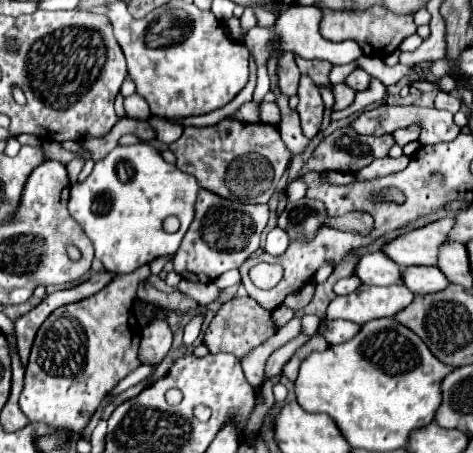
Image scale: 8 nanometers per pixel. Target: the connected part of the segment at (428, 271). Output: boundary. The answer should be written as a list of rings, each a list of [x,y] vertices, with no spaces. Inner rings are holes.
[[[408,267],[402,273],[404,285],[414,295],[428,295],[428,293],[440,293],[444,291],[450,281],[440,273],[438,267]]]

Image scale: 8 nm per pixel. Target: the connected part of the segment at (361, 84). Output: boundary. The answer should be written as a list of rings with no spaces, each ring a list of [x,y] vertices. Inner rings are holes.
[[[354,69],[350,75],[348,75],[348,79],[346,79],[346,85],[350,85],[352,89],[356,89],[356,91],[364,91],[368,85],[370,85],[370,75],[364,71],[364,69]]]

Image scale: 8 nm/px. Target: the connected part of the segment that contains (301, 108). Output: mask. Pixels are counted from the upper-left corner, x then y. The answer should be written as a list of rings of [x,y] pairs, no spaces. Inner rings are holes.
[[[302,75],[300,87],[298,87],[298,115],[302,121],[302,133],[308,139],[314,139],[320,131],[322,117],[324,117],[324,101],[320,95],[320,89],[306,77]]]

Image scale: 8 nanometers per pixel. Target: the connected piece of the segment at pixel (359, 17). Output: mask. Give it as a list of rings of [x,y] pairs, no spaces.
[[[374,5],[366,11],[358,11],[358,13],[344,13],[344,11],[332,11],[332,9],[322,9],[322,13],[324,13],[324,17],[320,23],[320,33],[326,35],[326,39],[330,39],[330,41],[352,39],[360,45],[364,55],[370,55],[370,57],[384,59],[386,55],[394,53],[408,35],[416,33],[412,15],[394,15],[388,9],[378,7],[378,5]]]

